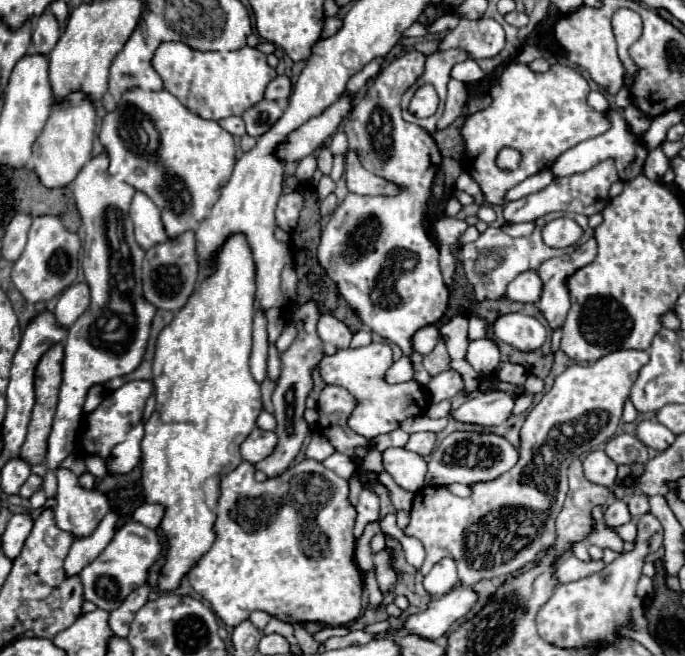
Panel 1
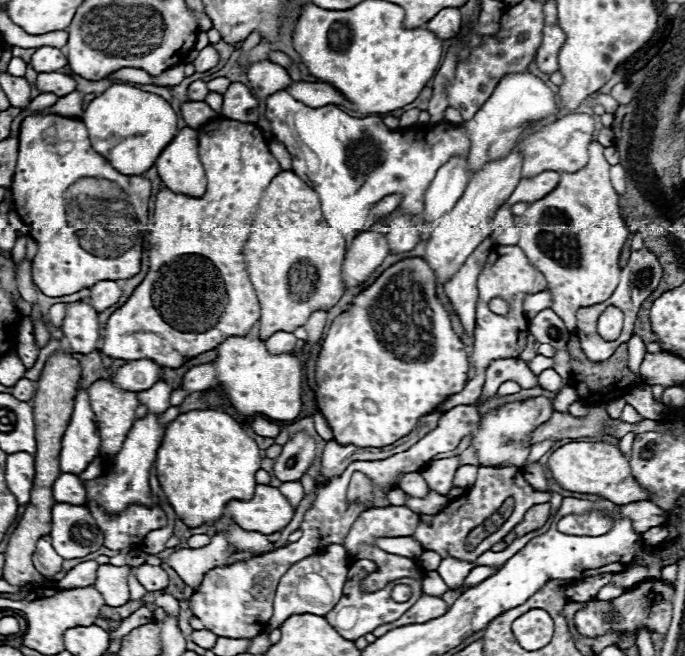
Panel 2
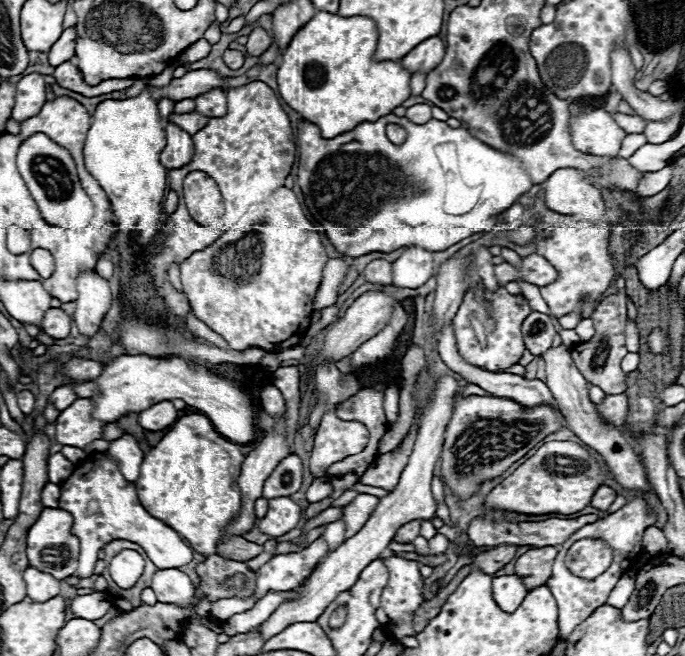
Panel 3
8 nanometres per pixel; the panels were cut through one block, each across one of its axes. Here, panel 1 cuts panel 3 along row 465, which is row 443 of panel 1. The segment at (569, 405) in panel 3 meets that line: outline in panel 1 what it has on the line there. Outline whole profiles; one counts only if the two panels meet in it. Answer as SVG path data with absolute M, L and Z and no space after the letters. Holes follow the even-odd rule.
M620 434L606 442L604 452L616 462L616 464L646 464L648 452L646 446L632 434Z

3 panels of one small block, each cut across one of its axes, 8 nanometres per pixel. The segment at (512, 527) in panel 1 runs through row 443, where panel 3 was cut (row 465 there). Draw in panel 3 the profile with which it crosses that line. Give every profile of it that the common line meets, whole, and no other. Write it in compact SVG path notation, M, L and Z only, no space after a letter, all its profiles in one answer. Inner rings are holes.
M546 442L538 452L520 464L486 498L488 510L514 510L522 514L574 514L586 508L594 492L606 482L606 468L594 454L576 442Z

